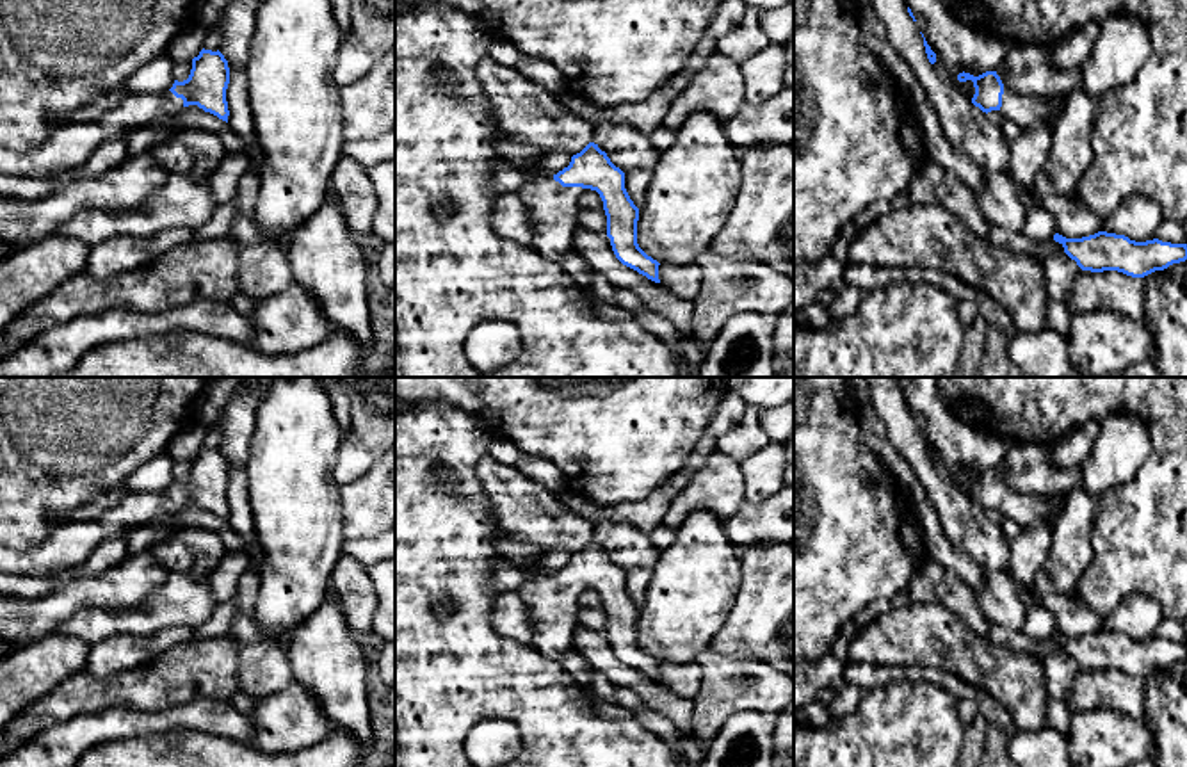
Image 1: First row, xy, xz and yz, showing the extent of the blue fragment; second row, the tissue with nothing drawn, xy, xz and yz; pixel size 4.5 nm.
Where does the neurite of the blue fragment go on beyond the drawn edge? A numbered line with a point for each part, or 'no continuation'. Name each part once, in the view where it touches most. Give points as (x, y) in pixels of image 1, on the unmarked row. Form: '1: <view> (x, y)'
1: xz (554, 609)

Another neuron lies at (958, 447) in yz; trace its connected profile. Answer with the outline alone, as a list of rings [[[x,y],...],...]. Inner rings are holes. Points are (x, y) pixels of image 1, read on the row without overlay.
[[[909,377],[904,399],[927,443],[936,452],[933,466],[938,475],[972,498],[973,480],[959,480],[957,473],[965,470],[979,475],[986,470],[997,470],[1014,441],[963,424],[940,397],[936,377]]]

